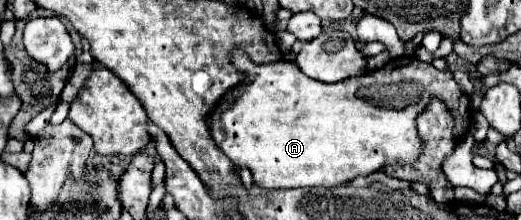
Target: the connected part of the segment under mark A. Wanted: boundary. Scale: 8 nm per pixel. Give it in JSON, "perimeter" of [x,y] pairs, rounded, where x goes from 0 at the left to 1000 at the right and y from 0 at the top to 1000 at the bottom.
{"perimeter":[[[466,227],[443,236],[443,282],[474,355],[405,509],[401,573],[417,664],[463,764],[474,755],[497,855],[585,855],[585,845],[651,845],[685,800],[704,800],[739,755],[793,745],[808,709],[812,645],[800,609],[797,536],[823,482],[823,455],[846,445],[877,555],[869,618],[889,627],[904,582],[900,436],[885,418],[866,327],[843,327],[831,291],[816,291],[797,255],[750,264],[735,309],[701,345],[670,355],[651,382],[624,382],[585,345],[566,282],[524,282],[493,300]]]}

